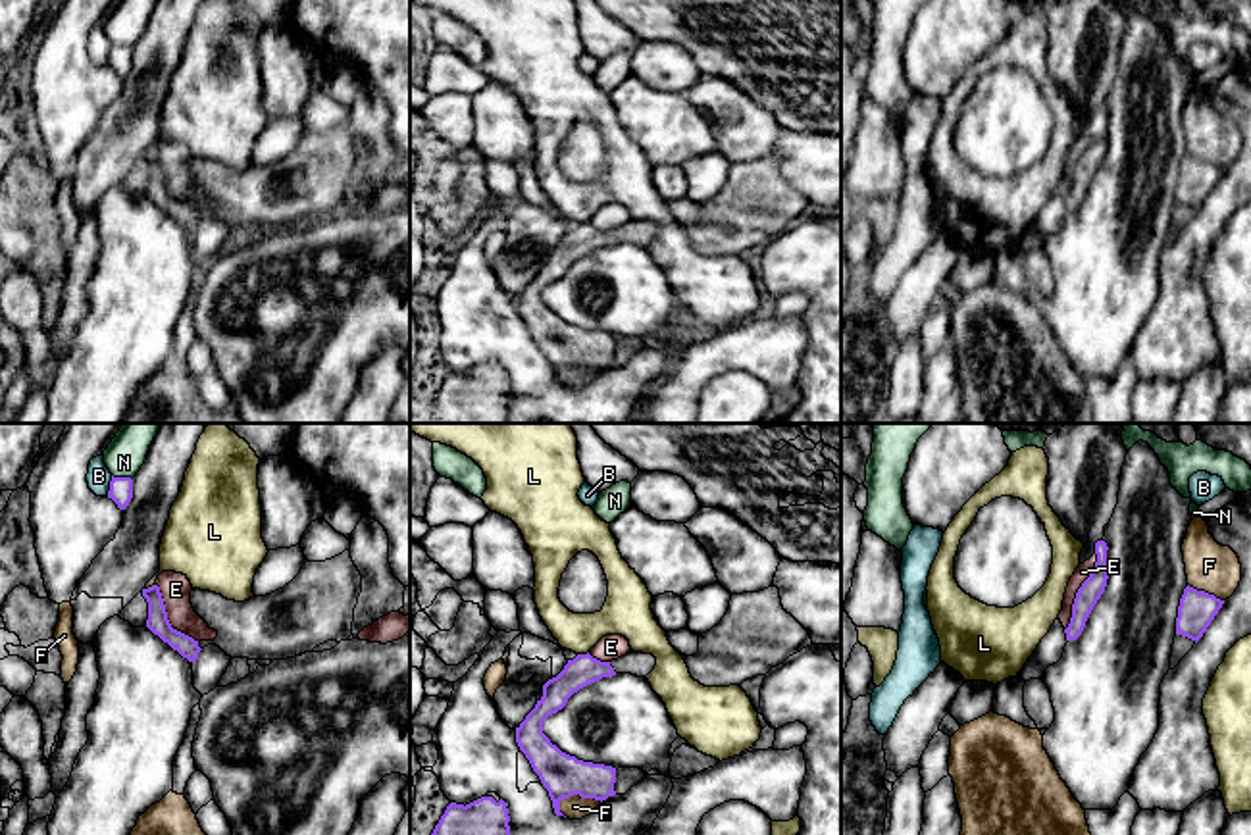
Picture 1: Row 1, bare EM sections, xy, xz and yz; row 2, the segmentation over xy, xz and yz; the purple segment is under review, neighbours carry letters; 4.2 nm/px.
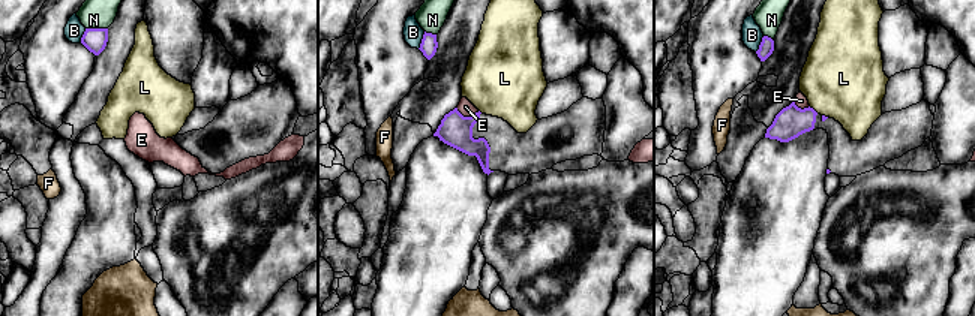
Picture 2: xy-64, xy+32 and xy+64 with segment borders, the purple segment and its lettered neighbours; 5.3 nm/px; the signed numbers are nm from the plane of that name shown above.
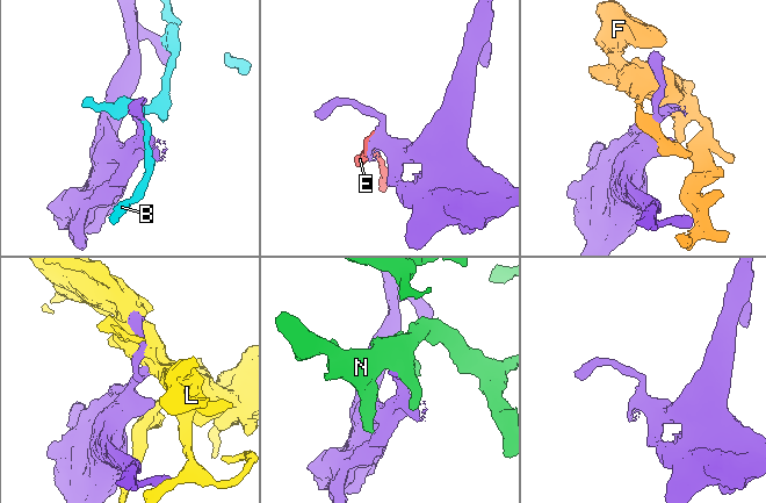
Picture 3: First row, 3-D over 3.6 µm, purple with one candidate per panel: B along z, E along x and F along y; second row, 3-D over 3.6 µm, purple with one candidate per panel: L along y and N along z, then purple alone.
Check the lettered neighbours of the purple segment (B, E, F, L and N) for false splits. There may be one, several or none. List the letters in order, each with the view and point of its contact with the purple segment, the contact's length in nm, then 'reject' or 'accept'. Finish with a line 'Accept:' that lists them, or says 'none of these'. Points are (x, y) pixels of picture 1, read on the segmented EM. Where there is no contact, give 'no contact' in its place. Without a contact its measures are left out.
B: xy (110, 485) | 90 nm | reject
E: yz (1078, 591) | 360 nm | reject
F: xz (576, 793) | 190 nm | accept
L: xy (149, 587) | 50 nm | reject
N: xy (122, 478) | 90 nm | reject
Accept: F

